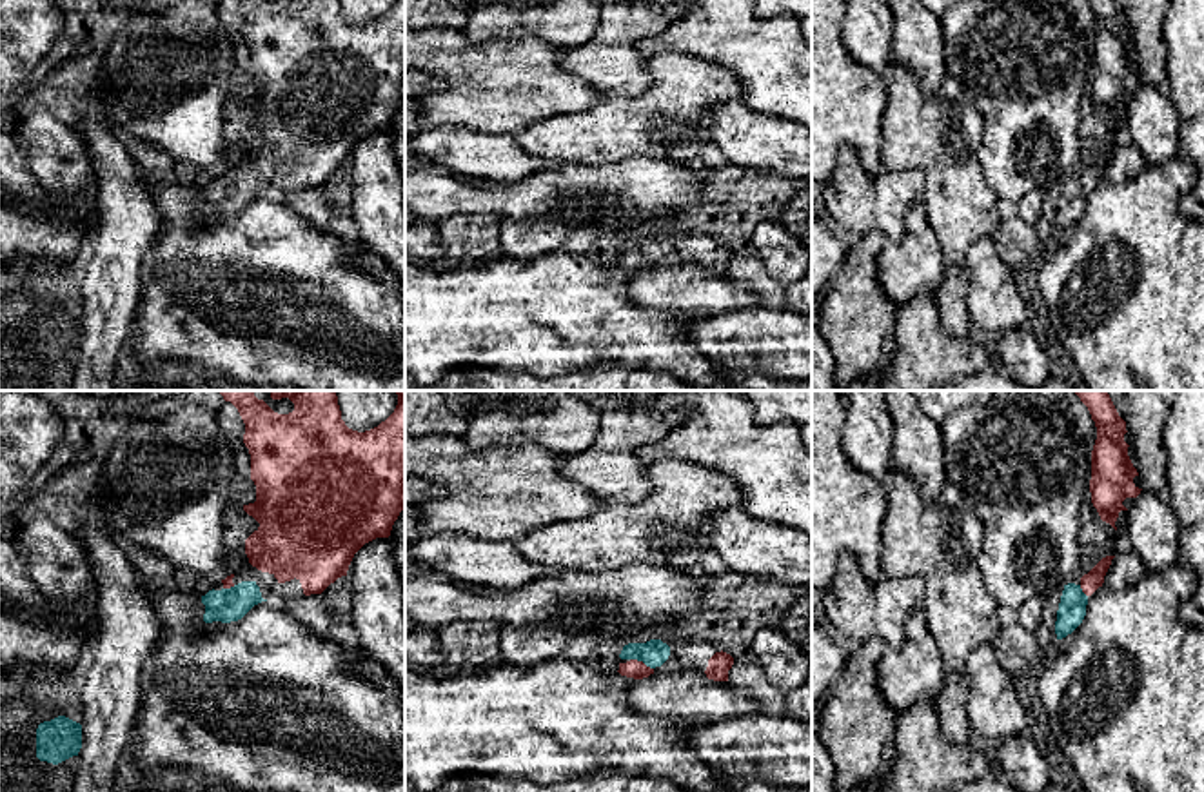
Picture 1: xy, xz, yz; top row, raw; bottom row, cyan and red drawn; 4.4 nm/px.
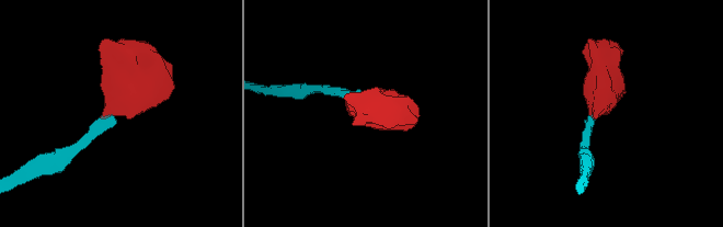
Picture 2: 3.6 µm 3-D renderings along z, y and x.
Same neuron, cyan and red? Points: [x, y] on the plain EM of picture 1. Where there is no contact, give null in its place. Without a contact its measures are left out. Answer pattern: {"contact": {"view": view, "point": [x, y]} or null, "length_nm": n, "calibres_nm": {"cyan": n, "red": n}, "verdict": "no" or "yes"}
{"contact": {"view": "xz", "point": [641, 253]}, "length_nm": 120, "calibres_nm": {"cyan": 120, "red": 80}, "verdict": "yes"}

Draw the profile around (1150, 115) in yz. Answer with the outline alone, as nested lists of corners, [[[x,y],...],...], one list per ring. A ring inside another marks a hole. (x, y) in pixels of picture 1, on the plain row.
[[[1140,84],[1126,104],[1126,131],[1140,151],[1146,165],[1155,165],[1177,154],[1179,116],[1169,93]]]

